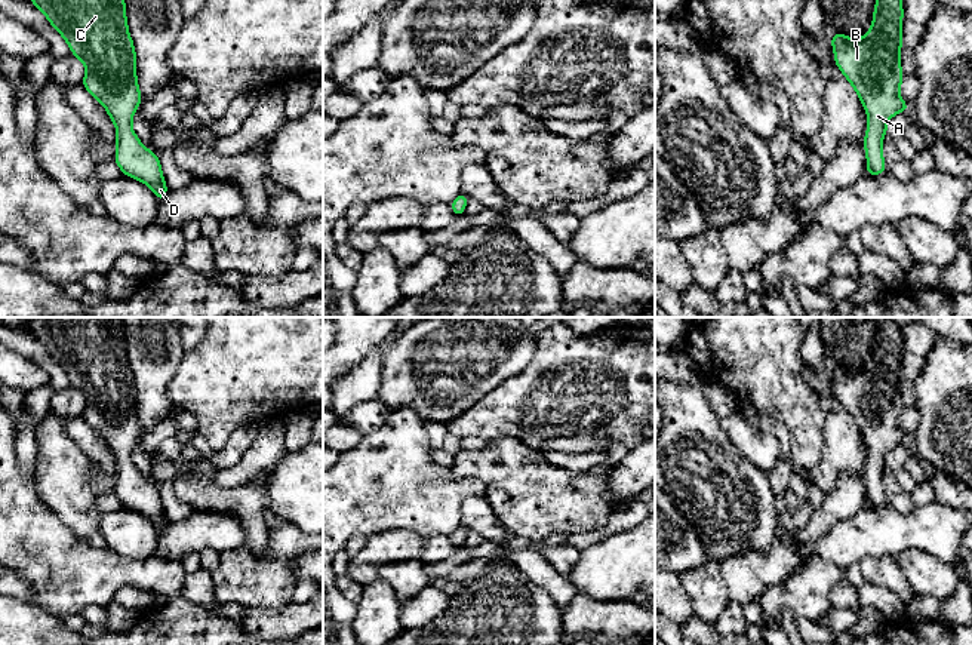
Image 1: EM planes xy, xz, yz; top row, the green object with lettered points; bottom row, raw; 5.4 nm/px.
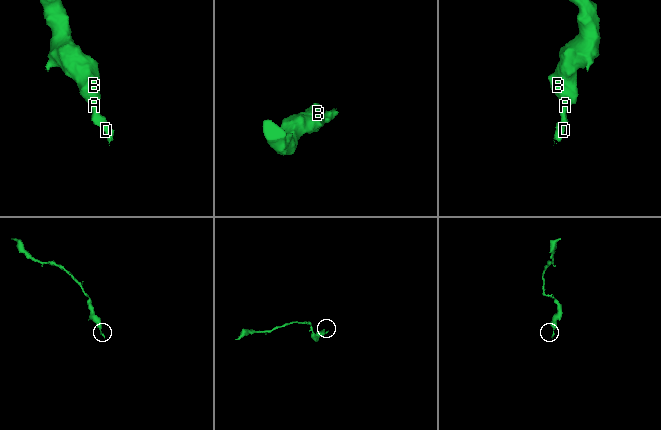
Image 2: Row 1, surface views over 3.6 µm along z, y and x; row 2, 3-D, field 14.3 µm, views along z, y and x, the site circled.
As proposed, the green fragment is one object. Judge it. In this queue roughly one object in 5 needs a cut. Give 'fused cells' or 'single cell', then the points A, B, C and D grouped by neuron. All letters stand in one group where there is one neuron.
single cell; groups A B C D

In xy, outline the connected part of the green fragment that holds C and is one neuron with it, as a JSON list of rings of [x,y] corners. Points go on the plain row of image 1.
[[[30,317],[30,334],[39,340],[52,359],[65,371],[71,387],[79,390],[86,406],[84,421],[107,442],[117,463],[114,494],[126,509],[147,516],[163,534],[166,519],[160,492],[144,479],[132,463],[132,449],[142,433],[136,412],[136,386],[127,362],[126,338],[122,317]]]

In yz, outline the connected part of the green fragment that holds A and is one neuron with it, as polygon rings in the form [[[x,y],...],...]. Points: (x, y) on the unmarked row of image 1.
[[[880,317],[871,362],[859,371],[836,363],[830,371],[834,394],[858,426],[868,449],[864,469],[865,507],[886,506],[882,473],[888,452],[910,437],[899,430],[904,406],[899,394],[902,377],[902,332],[891,317]]]

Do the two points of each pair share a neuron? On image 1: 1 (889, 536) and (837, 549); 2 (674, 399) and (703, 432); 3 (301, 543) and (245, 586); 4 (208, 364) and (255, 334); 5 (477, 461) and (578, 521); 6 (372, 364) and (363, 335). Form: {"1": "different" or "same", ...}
{"1": "same", "2": "same", "3": "same", "4": "same", "5": "same", "6": "different"}

